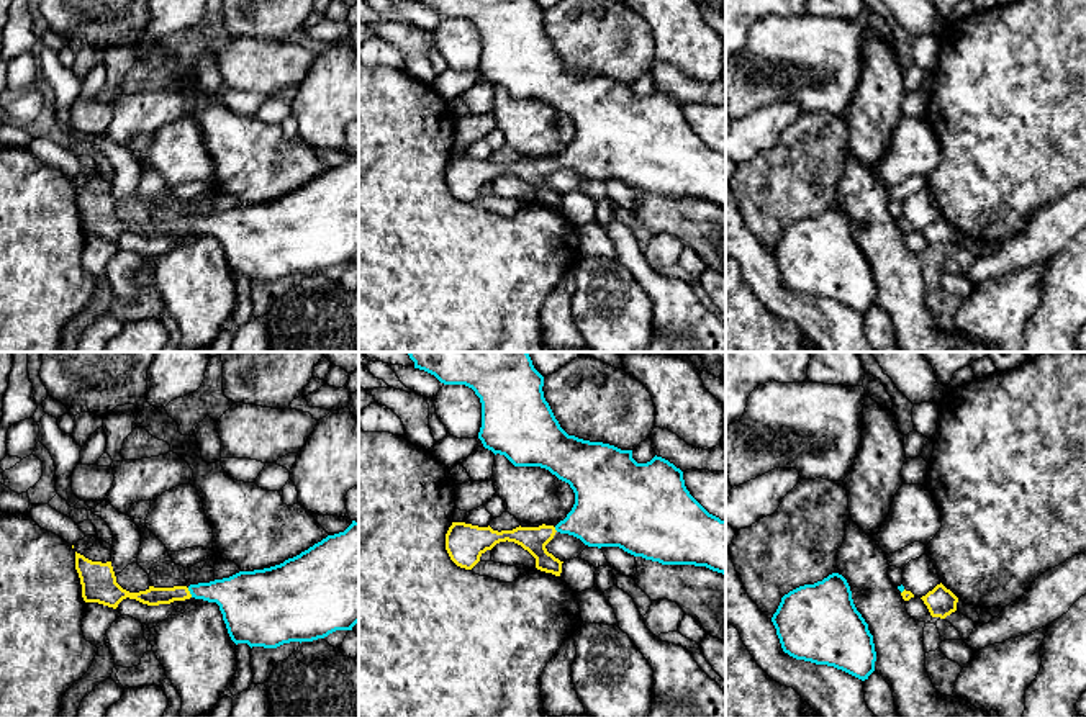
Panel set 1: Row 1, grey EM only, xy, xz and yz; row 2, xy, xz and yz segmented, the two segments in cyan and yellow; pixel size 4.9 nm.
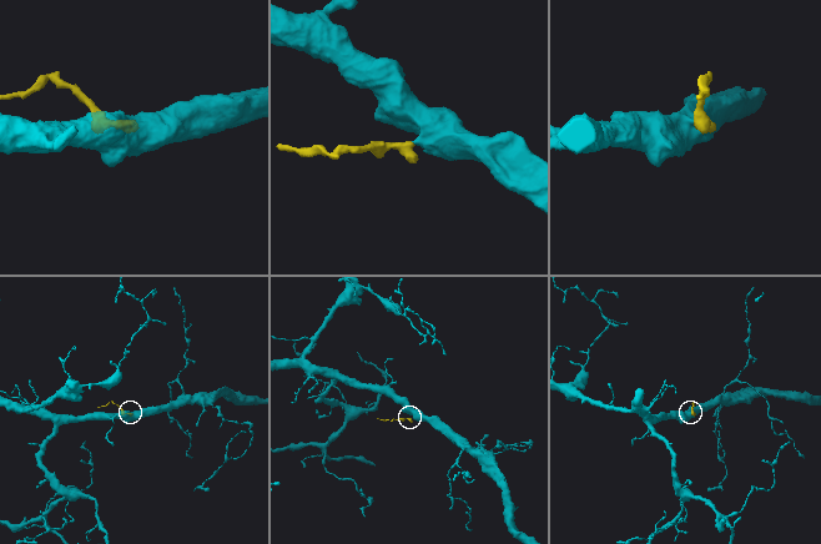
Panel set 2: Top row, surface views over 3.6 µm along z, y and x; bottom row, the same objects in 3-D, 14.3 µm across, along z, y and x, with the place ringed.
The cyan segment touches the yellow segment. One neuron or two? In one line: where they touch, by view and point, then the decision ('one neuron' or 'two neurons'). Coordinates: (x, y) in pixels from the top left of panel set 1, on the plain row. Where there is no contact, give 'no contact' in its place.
xy (190, 226) | one neuron

